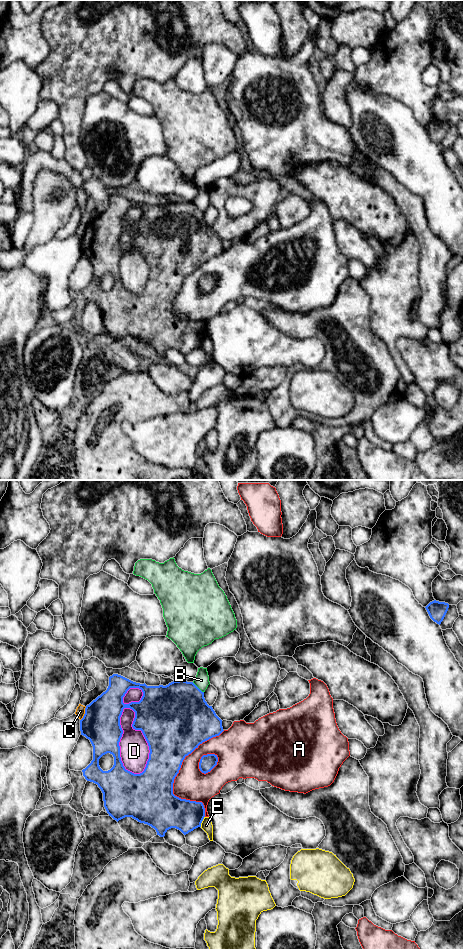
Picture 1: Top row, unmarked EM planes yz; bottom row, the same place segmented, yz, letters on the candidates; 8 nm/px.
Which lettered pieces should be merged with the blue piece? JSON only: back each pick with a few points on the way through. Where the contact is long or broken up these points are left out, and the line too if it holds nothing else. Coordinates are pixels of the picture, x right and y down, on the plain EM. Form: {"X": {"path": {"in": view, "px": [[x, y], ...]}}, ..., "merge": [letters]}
{"merge": []}

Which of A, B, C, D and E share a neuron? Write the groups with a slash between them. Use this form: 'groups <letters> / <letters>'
groups A / B / C / D / E

